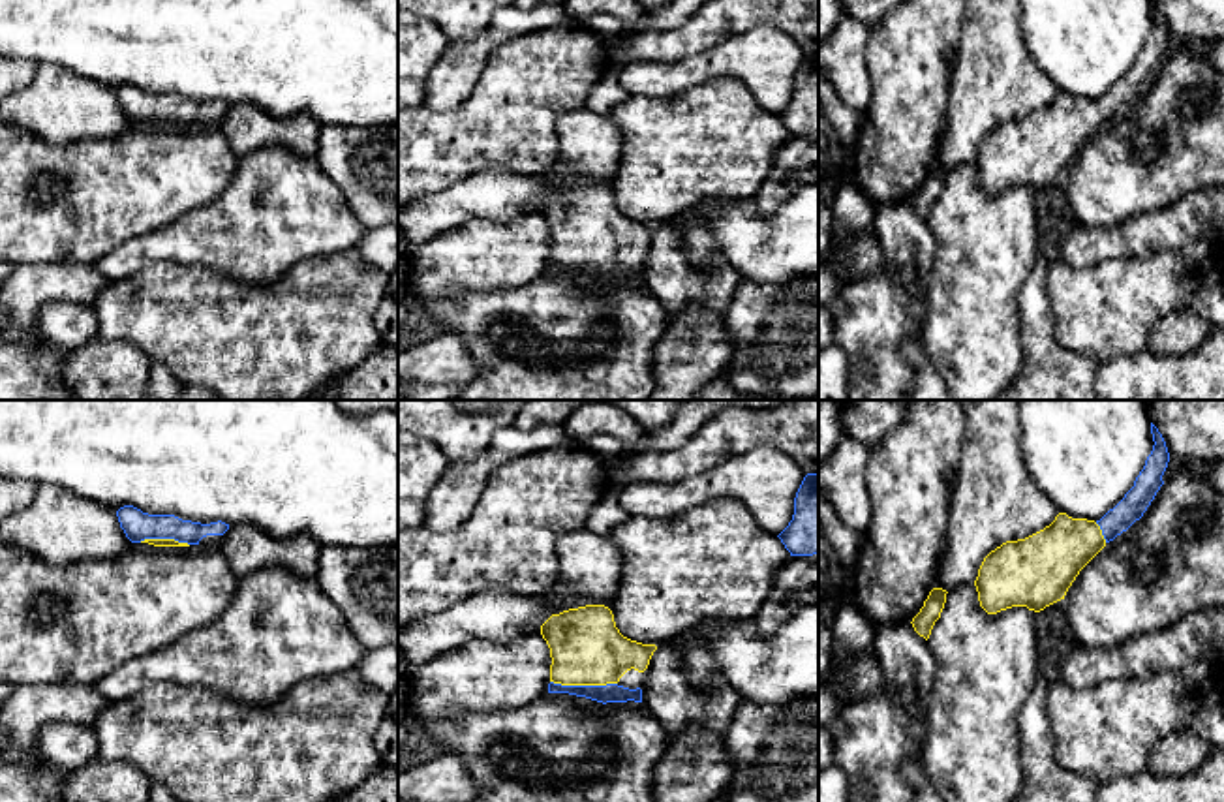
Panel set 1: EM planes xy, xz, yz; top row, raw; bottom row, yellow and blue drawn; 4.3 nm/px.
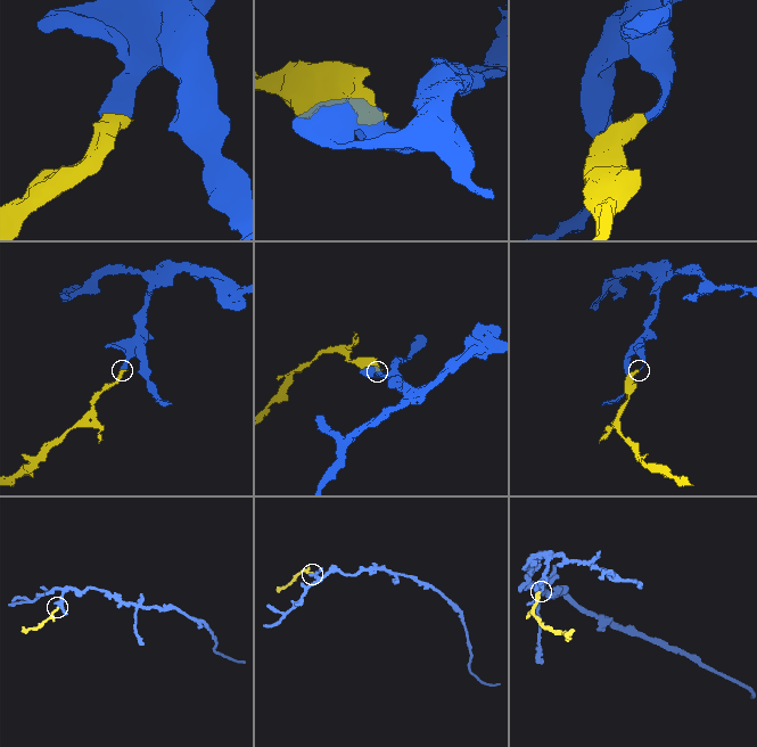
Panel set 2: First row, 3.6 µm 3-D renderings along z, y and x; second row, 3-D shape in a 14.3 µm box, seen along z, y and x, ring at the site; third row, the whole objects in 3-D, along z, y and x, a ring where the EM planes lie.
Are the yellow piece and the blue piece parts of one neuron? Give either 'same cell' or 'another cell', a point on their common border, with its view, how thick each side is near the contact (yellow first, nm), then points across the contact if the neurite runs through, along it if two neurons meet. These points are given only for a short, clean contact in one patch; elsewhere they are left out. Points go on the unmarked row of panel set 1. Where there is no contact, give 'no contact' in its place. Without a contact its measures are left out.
same cell | xz (584, 263) | 320/80 nm | across xz (586, 228), (584, 263), (599, 263), (611, 271)

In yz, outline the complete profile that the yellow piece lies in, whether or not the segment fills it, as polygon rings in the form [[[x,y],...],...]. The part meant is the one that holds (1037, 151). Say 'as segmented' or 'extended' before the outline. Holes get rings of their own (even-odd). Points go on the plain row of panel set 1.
extended; [[[1151,2],[1153,30],[1134,66],[1100,100],[1059,92],[1044,109],[991,130],[974,160],[980,186],[997,193],[1012,186],[1040,192],[1064,178],[1079,150],[1117,115],[1143,96],[1164,64],[1166,21]]]

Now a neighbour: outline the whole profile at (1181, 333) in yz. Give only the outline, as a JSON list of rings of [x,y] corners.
[[[1190,306],[1166,316],[1149,338],[1149,351],[1155,355],[1186,355],[1196,351],[1209,332],[1213,325],[1198,316]]]

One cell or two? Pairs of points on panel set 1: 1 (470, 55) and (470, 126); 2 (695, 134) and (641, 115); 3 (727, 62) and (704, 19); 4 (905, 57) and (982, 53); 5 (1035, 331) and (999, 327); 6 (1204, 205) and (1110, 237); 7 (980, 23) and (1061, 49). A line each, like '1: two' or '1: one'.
1: two
2: one
3: two
4: two
5: two
6: one
7: two

